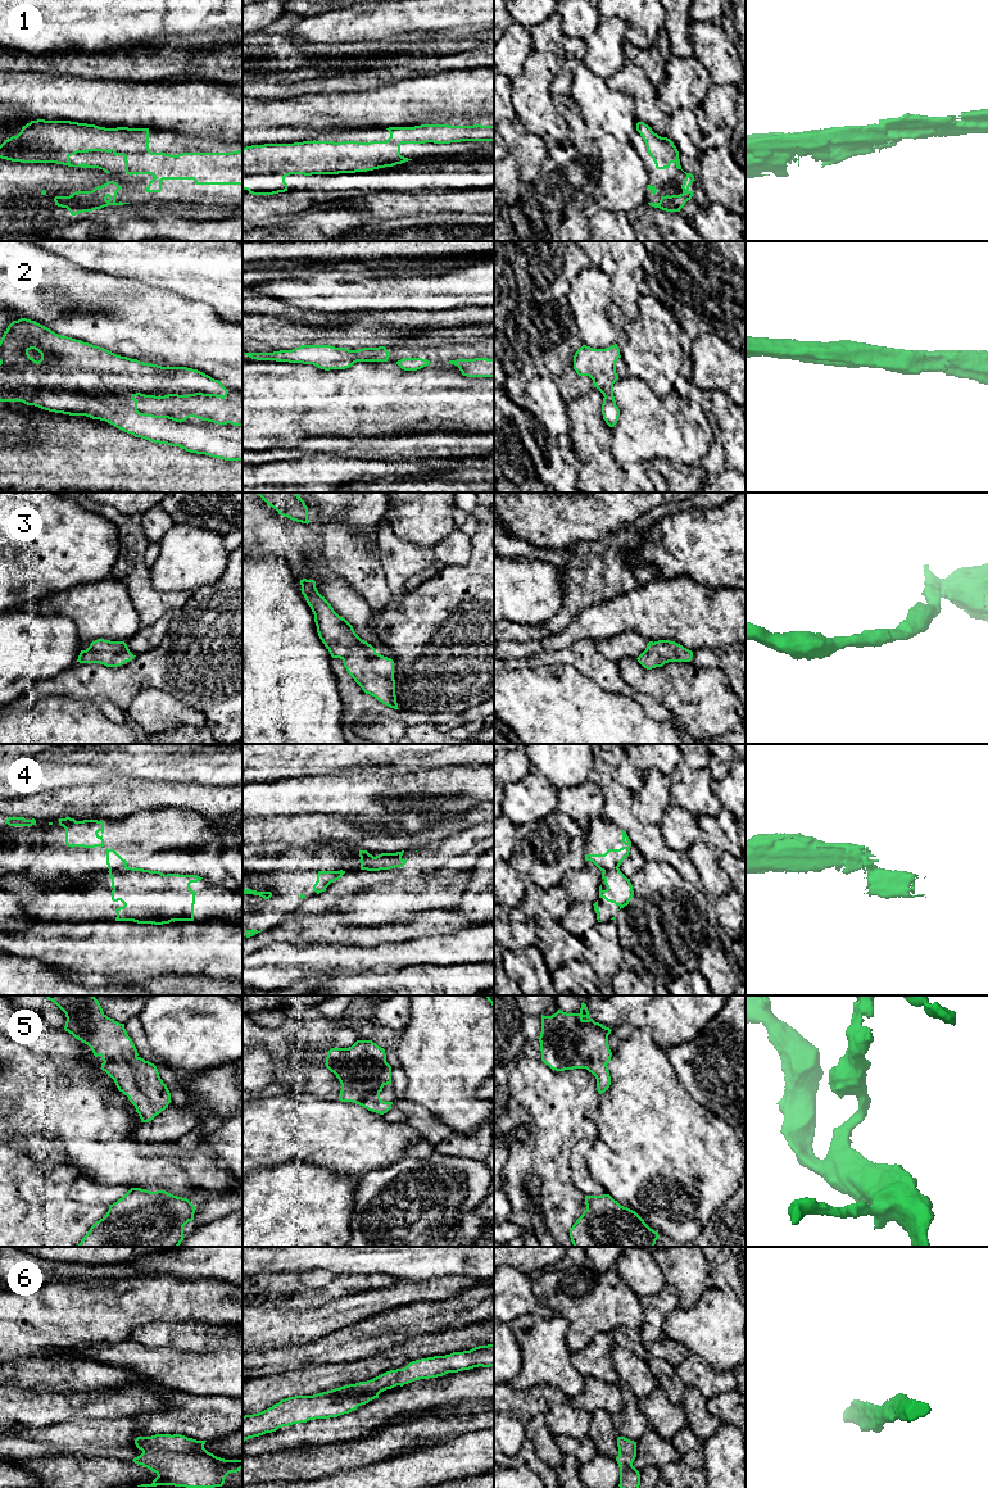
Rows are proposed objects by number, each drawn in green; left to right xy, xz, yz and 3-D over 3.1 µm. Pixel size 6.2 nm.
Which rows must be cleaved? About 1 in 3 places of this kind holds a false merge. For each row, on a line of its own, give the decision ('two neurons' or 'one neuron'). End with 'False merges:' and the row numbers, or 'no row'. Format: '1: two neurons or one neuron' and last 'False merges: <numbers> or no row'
1: one neuron
2: one neuron
3: one neuron
4: two neurons
5: one neuron
6: one neuron
False merges: 4

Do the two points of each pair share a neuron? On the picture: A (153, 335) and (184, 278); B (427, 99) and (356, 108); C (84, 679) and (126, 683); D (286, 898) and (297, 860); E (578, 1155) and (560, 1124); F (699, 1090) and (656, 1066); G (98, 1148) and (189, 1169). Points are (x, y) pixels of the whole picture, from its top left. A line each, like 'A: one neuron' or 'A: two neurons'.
A: two neurons
B: one neuron
C: one neuron
D: one neuron
E: two neurons
F: two neurons
G: one neuron

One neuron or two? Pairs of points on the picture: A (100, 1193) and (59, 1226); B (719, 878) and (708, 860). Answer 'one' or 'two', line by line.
A: two
B: one

